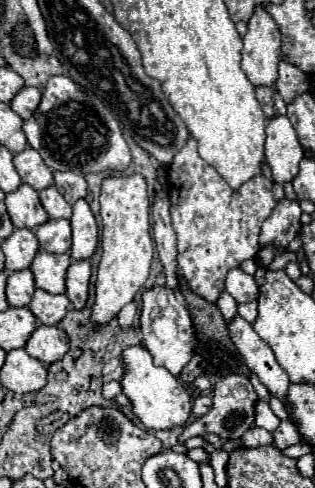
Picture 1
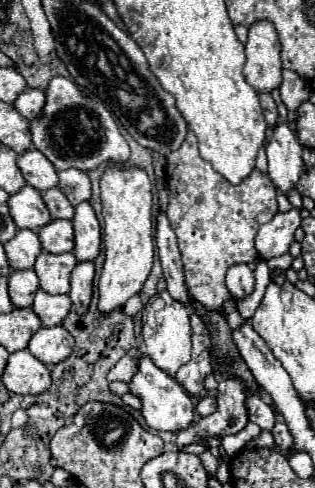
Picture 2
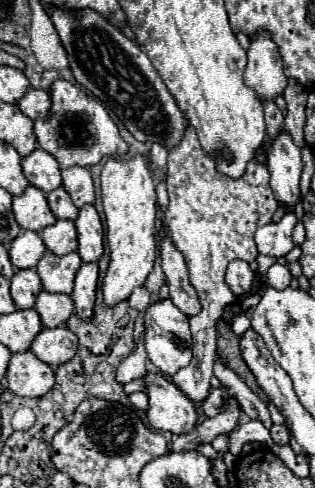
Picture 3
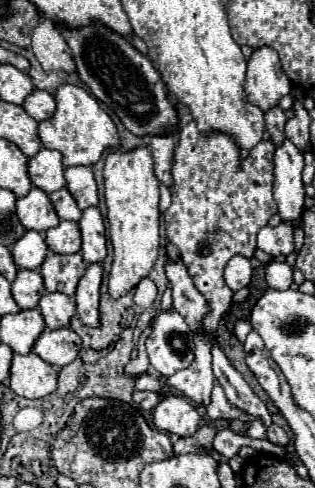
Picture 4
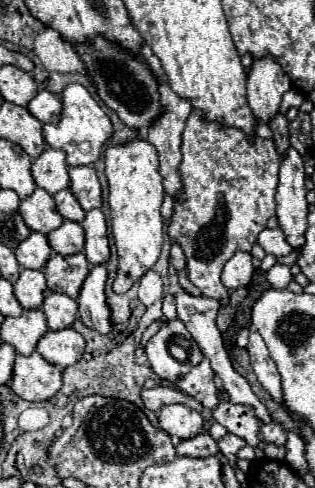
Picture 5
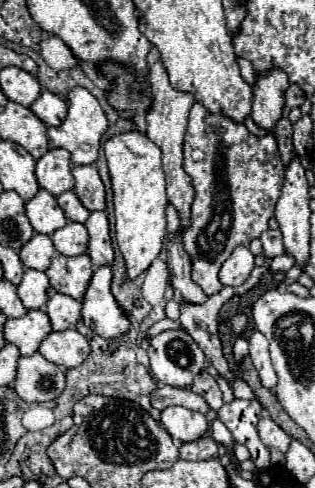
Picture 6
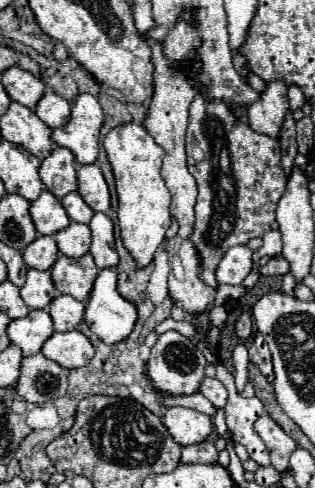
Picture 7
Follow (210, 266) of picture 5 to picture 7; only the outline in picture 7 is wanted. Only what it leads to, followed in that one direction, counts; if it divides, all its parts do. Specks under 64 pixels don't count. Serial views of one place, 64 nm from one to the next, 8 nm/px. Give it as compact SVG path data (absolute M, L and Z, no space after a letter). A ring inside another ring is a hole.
M198 94L190 106L186 154L188 154L188 172L196 178L198 184L196 222L190 240L200 256L200 280L210 288L218 288L214 272L220 260L224 258L224 254L232 246L248 244L248 240L258 238L270 230L276 204L284 194L284 184L286 184L286 174L280 164L280 144L276 138L258 134L250 126L238 126L238 118L230 112L230 108L224 102L214 104L204 100L202 94Z

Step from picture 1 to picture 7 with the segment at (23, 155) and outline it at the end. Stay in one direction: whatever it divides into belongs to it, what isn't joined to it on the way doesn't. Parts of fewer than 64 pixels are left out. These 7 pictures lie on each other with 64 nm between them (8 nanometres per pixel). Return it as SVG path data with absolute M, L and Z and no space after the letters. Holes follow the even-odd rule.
M54 148L50 156L42 160L40 180L44 182L46 190L50 190L56 198L62 198L68 192L76 190L78 184L76 184L74 162L76 160L68 148Z

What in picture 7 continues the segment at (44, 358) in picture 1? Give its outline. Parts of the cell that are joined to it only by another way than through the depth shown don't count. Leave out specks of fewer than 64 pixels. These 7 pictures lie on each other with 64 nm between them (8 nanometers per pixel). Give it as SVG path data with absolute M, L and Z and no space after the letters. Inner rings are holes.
M80 330L70 332L54 332L40 350L46 358L54 360L62 368L80 368L84 366L92 356L94 348L90 340Z

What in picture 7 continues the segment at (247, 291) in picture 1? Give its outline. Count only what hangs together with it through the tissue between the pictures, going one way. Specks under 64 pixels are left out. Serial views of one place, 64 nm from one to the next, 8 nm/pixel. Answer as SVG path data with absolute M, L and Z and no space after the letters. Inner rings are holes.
M234 246L226 252L216 268L218 284L242 284L252 270L252 250L248 246Z

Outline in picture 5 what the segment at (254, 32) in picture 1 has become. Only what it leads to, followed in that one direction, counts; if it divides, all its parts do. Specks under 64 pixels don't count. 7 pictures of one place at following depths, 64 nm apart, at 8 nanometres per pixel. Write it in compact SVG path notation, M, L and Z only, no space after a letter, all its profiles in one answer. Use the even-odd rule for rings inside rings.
M274 56L256 58L248 72L248 104L260 122L268 122L280 108L282 94L292 88Z

